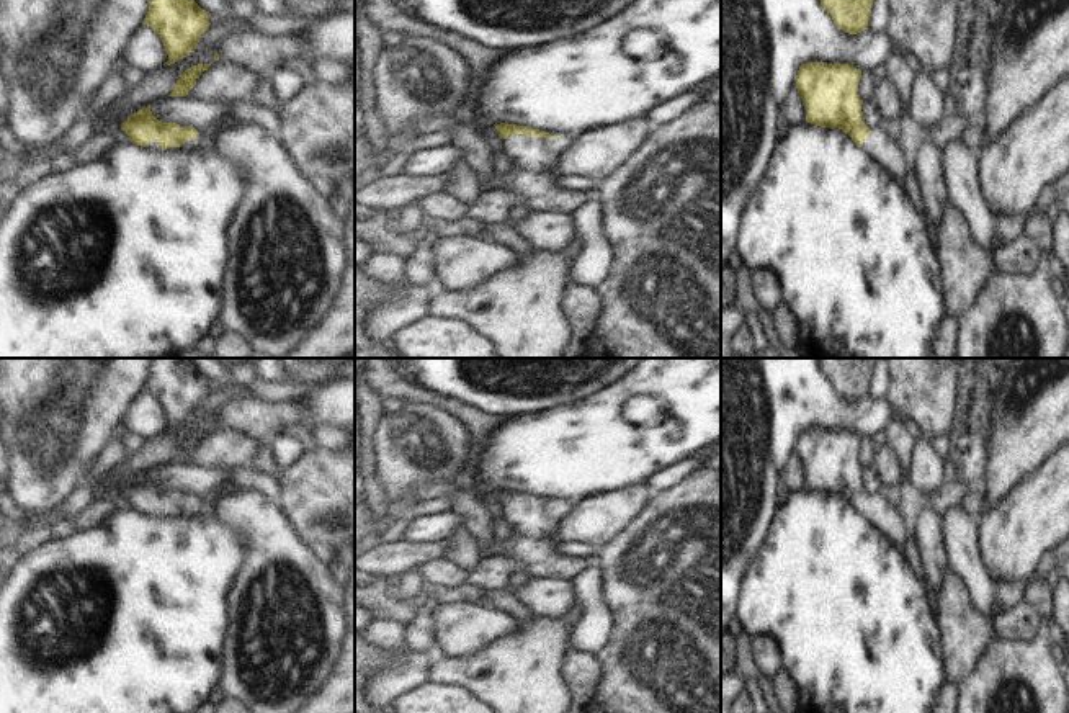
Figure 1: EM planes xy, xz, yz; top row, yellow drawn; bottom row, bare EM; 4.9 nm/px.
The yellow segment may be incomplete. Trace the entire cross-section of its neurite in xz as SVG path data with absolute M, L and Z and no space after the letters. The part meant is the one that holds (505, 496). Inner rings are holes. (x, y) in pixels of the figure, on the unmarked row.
M500 489L495 492L502 505L502 518L512 531L539 538L544 543L552 536L562 515L572 509L570 502L551 502L528 492Z

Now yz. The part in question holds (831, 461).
M807 428L796 442L796 455L806 471L806 487L839 494L902 553L912 533L901 512L879 496L865 491L858 461L861 437L850 430Z

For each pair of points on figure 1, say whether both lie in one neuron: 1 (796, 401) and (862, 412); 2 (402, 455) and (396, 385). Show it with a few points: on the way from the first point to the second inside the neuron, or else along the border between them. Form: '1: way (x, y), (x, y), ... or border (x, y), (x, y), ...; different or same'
1: way (813, 403), (832, 412), (845, 412); same
2: border (404, 401), (430, 403), (438, 408); different

